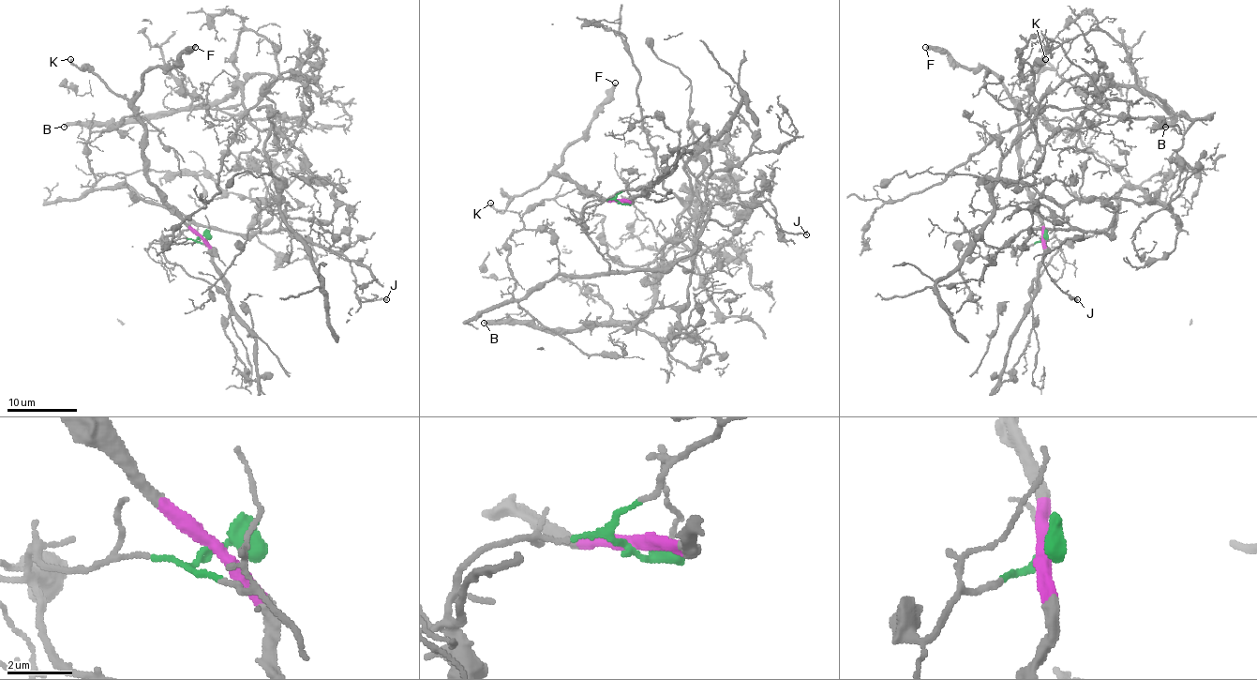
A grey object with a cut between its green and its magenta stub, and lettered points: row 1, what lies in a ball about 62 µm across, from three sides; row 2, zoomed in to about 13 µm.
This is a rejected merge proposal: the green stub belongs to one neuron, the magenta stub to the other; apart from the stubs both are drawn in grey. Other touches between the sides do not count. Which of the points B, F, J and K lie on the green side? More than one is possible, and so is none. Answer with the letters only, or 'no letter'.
B, J

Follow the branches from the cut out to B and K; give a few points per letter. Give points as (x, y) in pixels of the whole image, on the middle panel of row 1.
B: (620, 202), (581, 212), (612, 271), (672, 266), (702, 220), (680, 313), (696, 366), (632, 324), (484, 322)
K: (620, 202), (607, 202), (590, 194), (567, 177), (549, 175), (535, 188), (516, 194), (502, 212), (490, 204)

